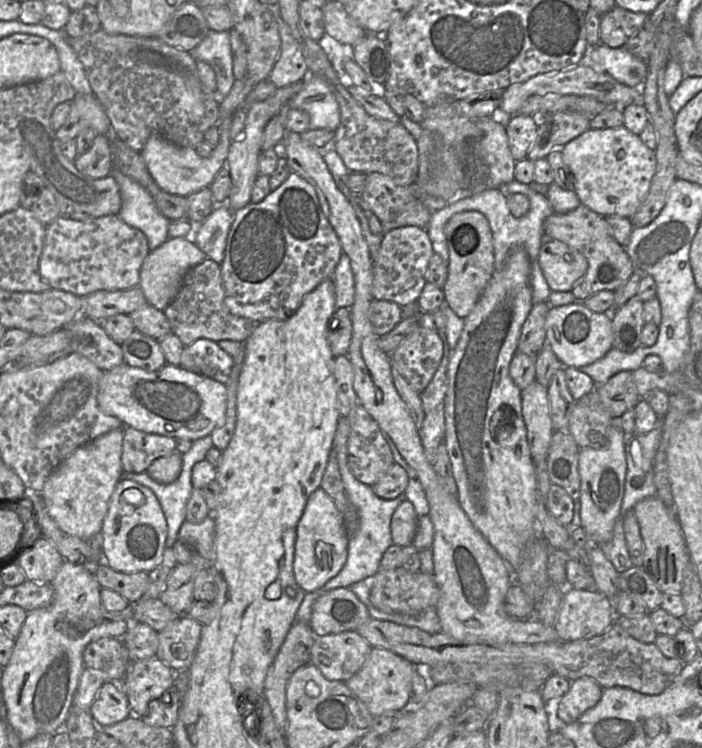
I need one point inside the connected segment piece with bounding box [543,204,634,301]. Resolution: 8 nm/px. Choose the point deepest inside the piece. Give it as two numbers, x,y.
609,266

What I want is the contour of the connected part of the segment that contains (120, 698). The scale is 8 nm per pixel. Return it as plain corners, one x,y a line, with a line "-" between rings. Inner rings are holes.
104,682
91,705
90,713
98,727
115,724
132,715
122,682

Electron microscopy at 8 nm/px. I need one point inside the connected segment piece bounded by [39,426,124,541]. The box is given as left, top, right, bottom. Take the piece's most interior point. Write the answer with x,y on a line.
77,494

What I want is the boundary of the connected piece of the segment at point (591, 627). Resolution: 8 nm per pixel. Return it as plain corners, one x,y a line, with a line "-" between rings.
567,585
555,623
558,638
571,642
601,635
613,624
614,614
611,600
603,593
597,590
575,589

